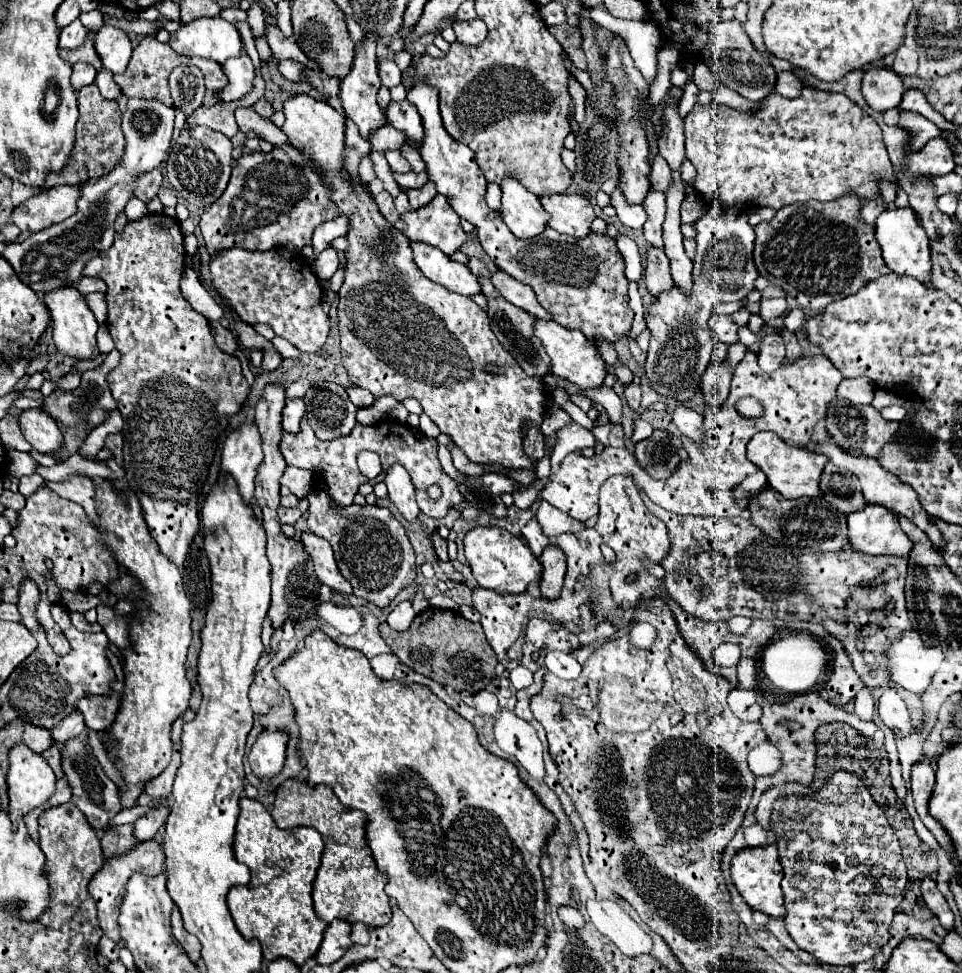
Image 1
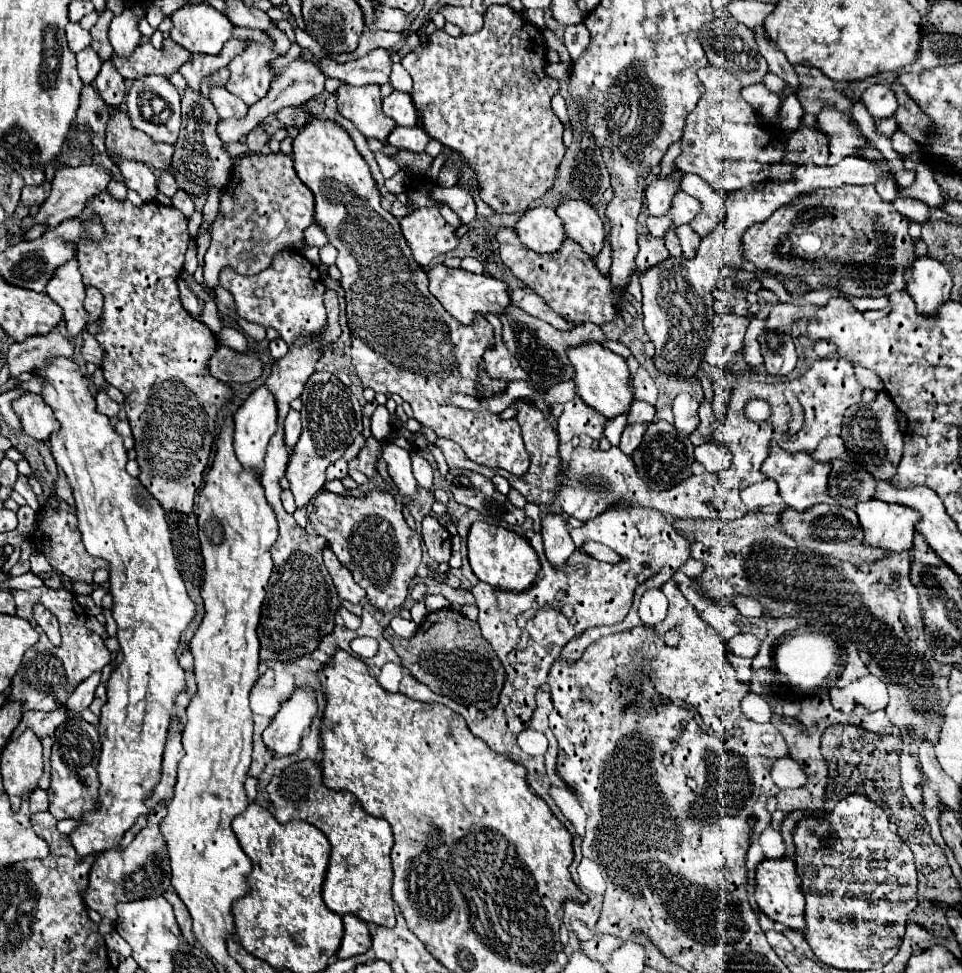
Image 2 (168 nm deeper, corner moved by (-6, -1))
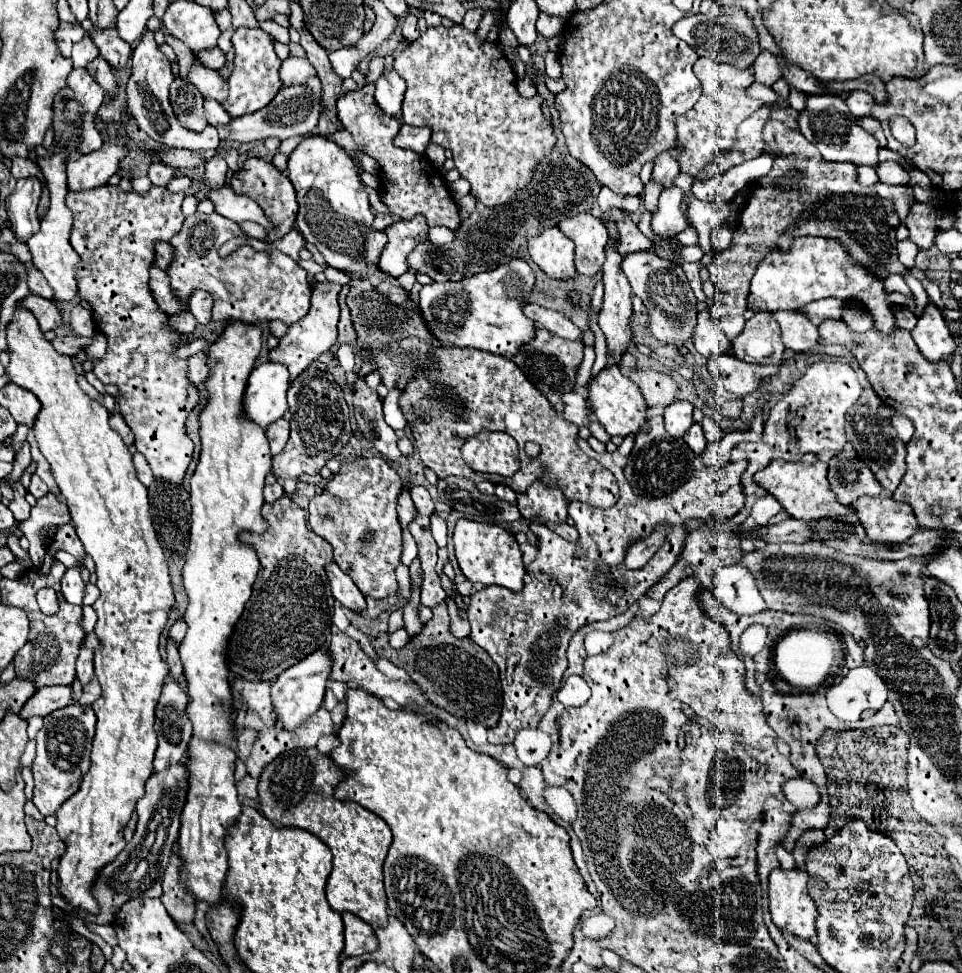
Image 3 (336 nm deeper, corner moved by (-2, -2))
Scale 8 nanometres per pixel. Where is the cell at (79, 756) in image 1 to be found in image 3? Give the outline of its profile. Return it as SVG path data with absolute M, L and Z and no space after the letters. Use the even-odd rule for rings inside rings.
M67 706L63 710L55 710L55 714L43 718L43 722L45 726L37 734L37 756L33 760L33 804L43 816L51 816L57 814L59 806L79 790L81 778L89 770L91 742L95 736L95 714L89 706Z

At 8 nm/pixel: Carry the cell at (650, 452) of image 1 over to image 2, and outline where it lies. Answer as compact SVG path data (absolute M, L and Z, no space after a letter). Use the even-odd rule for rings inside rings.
M655 421L647 427L641 445L635 449L635 453L631 455L635 469L639 473L639 477L643 477L643 481L655 489L655 491L663 491L663 489L671 489L675 485L679 485L681 481L685 481L687 477L691 477L691 465L695 461L693 457L693 443L689 441L687 433L679 433L671 423L667 421Z

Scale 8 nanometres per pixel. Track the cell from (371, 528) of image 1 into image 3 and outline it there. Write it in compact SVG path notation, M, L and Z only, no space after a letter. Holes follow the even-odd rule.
M361 458L341 466L323 492L309 502L309 526L333 546L333 560L343 568L365 596L383 600L397 592L395 568L401 564L403 536L395 504L403 484L383 458Z

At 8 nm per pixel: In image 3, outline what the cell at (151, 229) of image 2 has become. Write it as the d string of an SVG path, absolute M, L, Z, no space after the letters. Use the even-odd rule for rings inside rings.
M193 180L191 190L179 194L171 194L167 188L155 186L147 194L123 192L119 186L109 184L67 194L67 206L73 212L71 246L81 256L77 274L79 298L91 306L97 330L107 338L107 354L105 358L93 362L93 372L103 384L115 384L119 388L117 404L121 416L135 434L135 448L147 458L155 480L165 480L175 486L183 484L187 468L193 460L195 444L185 432L185 422L193 408L199 404L199 390L187 378L187 360L175 356L175 350L179 346L187 346L189 338L169 328L169 316L157 306L149 288L149 270L155 262L155 242L169 242L179 232L185 220L181 214L181 202L187 194L195 194L199 188L201 184Z

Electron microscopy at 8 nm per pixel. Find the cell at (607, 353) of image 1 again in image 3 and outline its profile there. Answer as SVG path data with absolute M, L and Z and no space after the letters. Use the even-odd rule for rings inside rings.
M543 328L535 330L535 338L527 344L521 346L521 350L513 356L513 362L523 370L527 380L537 386L539 392L549 394L549 392L571 392L573 382L575 382L575 368L583 358L583 342L581 340L565 340L559 338Z

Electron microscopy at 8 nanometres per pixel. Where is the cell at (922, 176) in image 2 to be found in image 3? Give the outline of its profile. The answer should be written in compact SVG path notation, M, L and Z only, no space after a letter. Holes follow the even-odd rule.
M879 182L879 184L875 186L875 190L877 190L877 194L879 194L881 198L887 198L887 200L893 202L895 212L899 214L901 220L905 218L905 214L909 212L911 204L915 202L913 186L911 186L911 184L897 184L897 186L893 186L893 184L881 184L881 182Z

